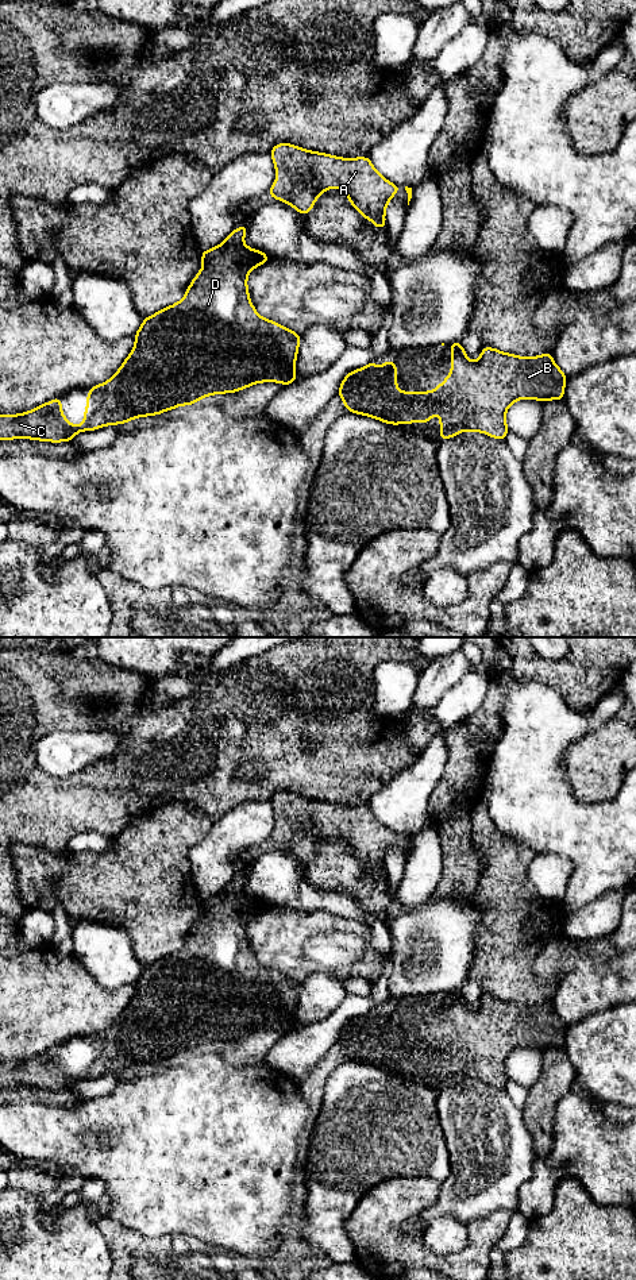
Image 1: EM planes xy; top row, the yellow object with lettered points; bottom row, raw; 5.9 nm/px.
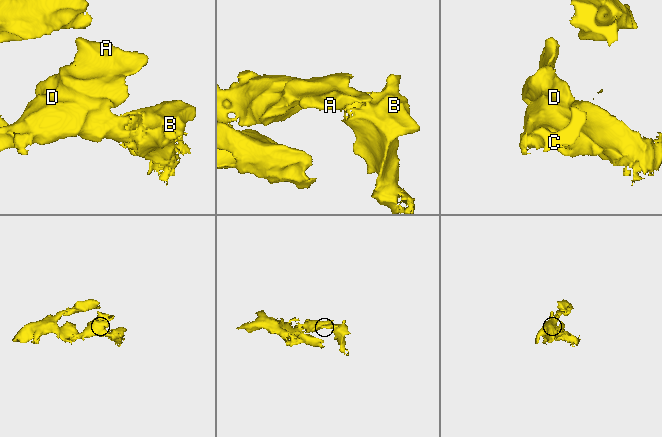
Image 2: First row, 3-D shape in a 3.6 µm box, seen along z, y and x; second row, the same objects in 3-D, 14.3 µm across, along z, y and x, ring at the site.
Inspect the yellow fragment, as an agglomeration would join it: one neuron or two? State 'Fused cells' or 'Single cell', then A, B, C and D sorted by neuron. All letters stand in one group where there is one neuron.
Single cell. Groups: A B C D

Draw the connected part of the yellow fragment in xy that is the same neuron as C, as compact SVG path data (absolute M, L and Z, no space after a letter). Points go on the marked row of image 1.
M242 223L221 244L201 251L203 269L192 279L185 297L146 317L135 334L131 354L116 374L89 389L80 427L65 419L62 398L57 397L22 415L0 415L0 440L70 442L82 431L193 405L209 394L235 393L258 382L281 382L282 386L296 382L300 334L263 319L251 304L247 275L271 258L243 243L246 231L247 224Z

